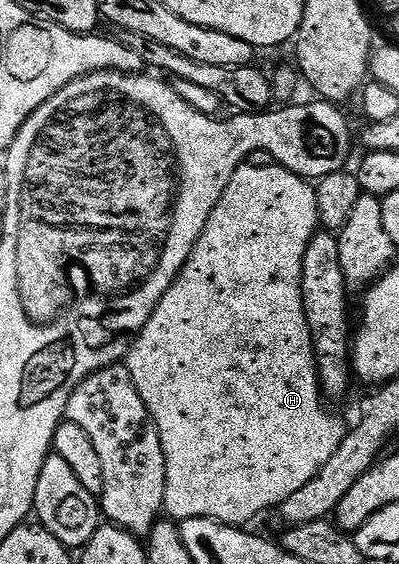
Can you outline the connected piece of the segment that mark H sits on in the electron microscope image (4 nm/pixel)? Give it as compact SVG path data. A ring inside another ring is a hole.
M243 163L236 169L232 181L228 181L228 189L224 189L224 197L212 209L212 217L200 233L200 241L192 249L188 261L176 281L164 293L164 297L156 305L152 317L131 342L125 356L124 366L132 373L132 381L136 385L136 393L140 393L140 401L148 409L156 429L160 433L160 445L166 458L166 506L165 514L171 520L181 521L200 517L214 519L217 523L225 523L228 527L245 528L257 515L265 513L269 507L281 508L292 493L297 493L312 481L328 465L332 453L340 449L348 430L332 412L326 408L322 383L318 380L318 362L314 356L314 338L308 329L308 317L302 304L302 270L304 269L304 253L308 249L308 241L320 230L318 210L316 209L316 193L314 187L305 179L301 179L288 168L275 165L268 169L256 169L255 166Z

